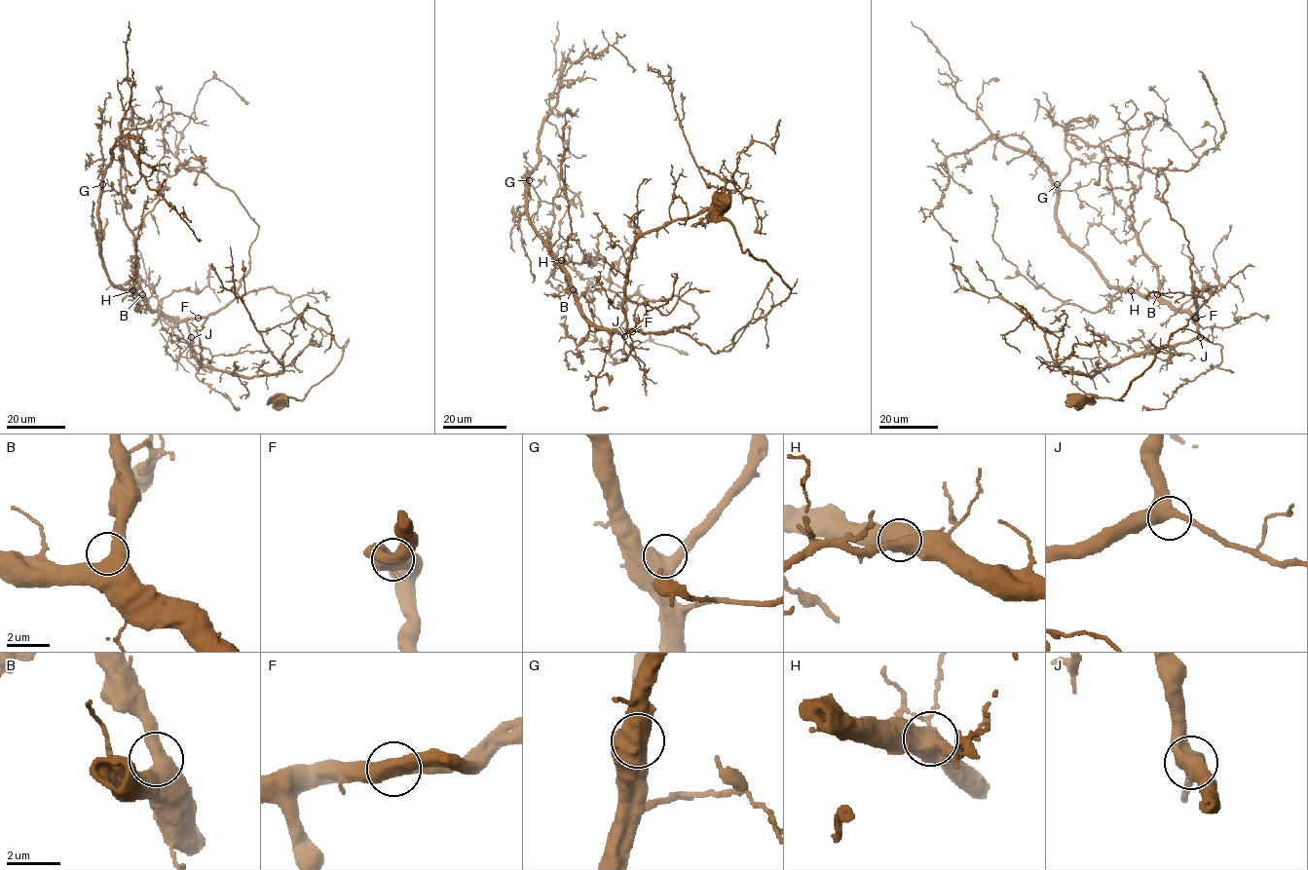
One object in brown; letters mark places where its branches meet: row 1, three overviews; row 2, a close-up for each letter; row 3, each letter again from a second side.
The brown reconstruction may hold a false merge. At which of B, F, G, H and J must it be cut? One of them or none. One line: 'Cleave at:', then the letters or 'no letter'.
Cleave at: no letter

